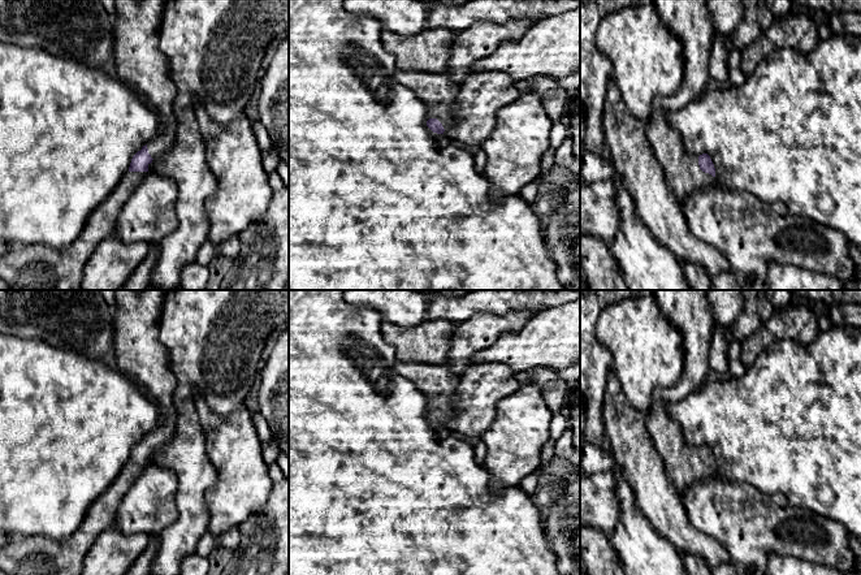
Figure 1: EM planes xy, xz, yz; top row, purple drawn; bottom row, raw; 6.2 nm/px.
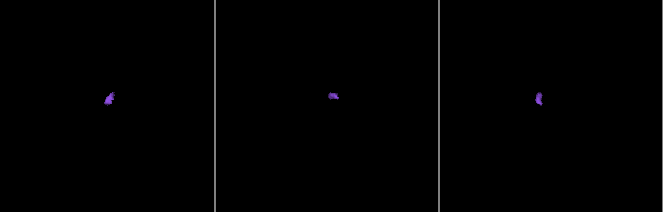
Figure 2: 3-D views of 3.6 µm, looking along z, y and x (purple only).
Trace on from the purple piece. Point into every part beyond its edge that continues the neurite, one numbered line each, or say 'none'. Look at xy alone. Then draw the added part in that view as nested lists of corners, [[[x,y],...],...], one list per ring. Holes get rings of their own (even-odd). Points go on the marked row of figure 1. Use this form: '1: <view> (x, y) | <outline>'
1: xy (25, 267) | [[[127,172],[111,195],[91,212],[86,220],[83,230],[70,246],[55,251],[42,245],[17,245],[10,247],[7,254],[0,256],[0,278],[5,281],[10,290],[82,290],[86,263],[95,248],[105,238],[114,234],[116,220],[120,212],[146,173],[147,172]]]

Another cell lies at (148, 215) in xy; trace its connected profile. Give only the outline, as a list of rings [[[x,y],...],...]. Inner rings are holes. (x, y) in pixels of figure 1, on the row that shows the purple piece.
[[[148,170],[116,220],[116,238],[126,243],[157,245],[178,226],[177,195],[172,178]]]

